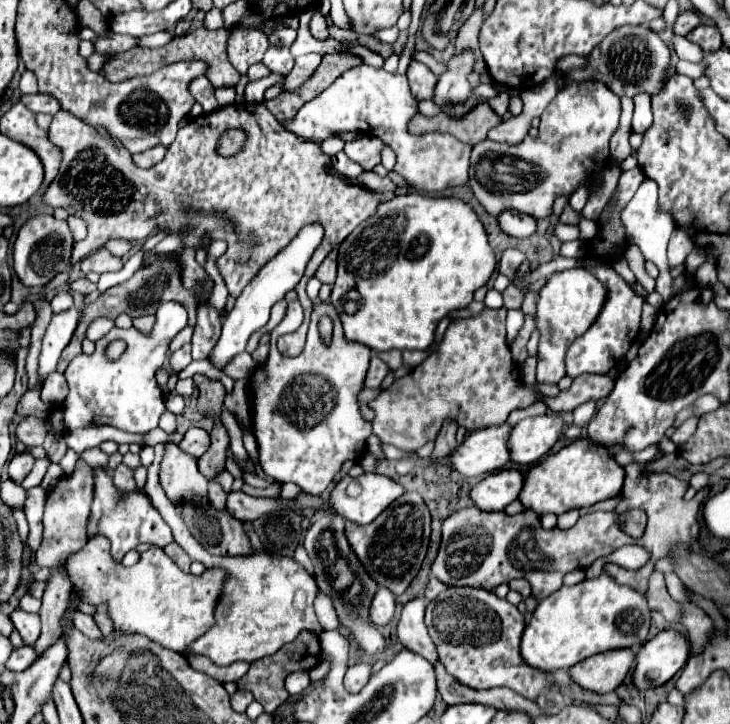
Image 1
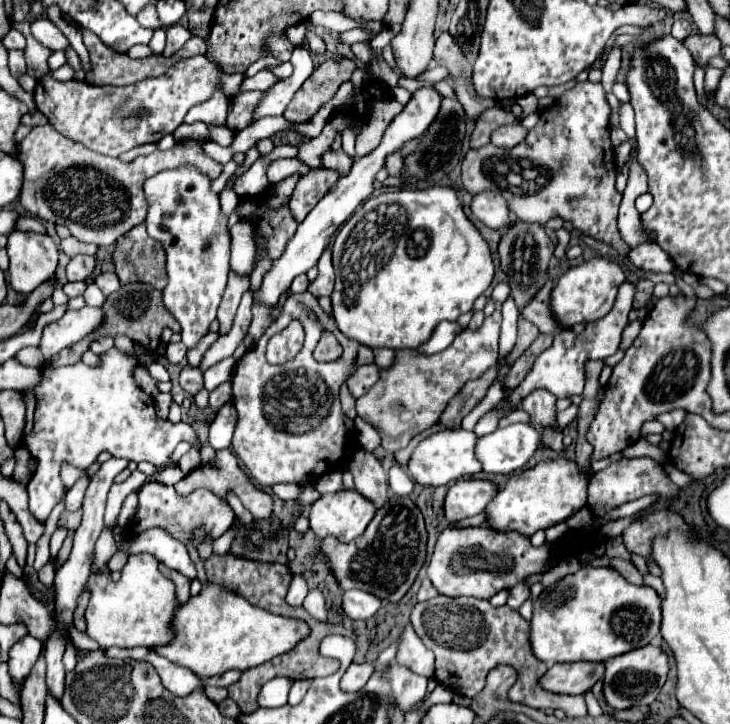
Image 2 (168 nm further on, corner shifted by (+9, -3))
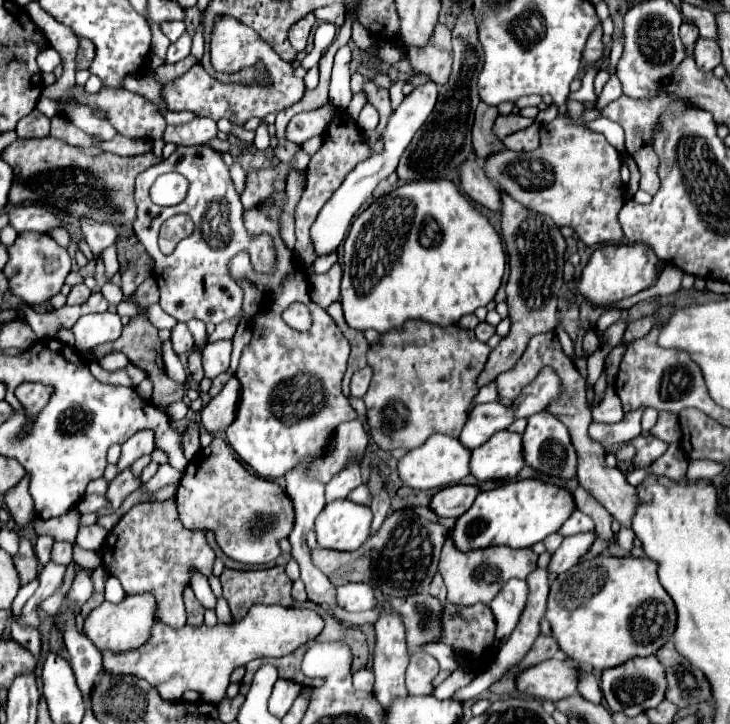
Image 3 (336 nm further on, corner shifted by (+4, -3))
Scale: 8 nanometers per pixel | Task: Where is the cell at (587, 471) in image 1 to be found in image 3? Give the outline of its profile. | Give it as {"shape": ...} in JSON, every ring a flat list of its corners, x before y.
{"shape":[[521,480,497,486,493,490,481,492,473,506,455,520,449,538,453,546,461,552,489,548,489,546,509,546,509,548,531,548,543,542,549,534,557,532,561,524,571,516,575,508,573,496,553,484,539,480]]}

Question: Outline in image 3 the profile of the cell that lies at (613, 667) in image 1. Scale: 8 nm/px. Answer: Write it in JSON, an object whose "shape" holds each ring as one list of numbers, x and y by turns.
{"shape":[[551,658,521,670,515,676,515,686,527,696,557,702,575,694,577,670,581,668,573,660]]}

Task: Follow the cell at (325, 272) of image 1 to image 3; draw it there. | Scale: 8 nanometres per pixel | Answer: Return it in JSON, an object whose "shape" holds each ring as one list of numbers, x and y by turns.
{"shape":[[333,264,333,268,325,274,311,276,311,300,323,308,329,308,333,302,341,298,341,266]]}

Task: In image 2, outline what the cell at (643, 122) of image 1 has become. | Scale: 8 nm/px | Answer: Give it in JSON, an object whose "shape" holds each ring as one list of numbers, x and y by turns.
{"shape":[[618,76,616,78,616,84,614,84,614,96,620,100,620,102,630,102,630,92,626,88,626,82,624,82,624,76]]}

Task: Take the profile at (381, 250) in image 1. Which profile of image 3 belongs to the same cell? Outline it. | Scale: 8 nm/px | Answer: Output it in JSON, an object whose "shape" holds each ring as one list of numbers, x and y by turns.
{"shape":[[415,180,415,182,407,182,405,186,399,186,397,190,393,190,391,194,385,194,385,196,377,198,367,210,363,210,351,222,351,228,349,228,347,238,343,242,341,304,343,304,343,310,345,310,345,320,355,330,363,332,367,328,373,328,379,334,383,334,383,332,387,332,395,326,403,326,405,320,423,320,423,322,439,324,439,326,455,324,461,316,473,314,479,306,487,306,495,298,495,294,501,286,503,272,505,272,505,262,507,262,507,258,505,258,501,236,495,232,495,228,489,224,489,220,471,204,471,200,459,192,459,188,451,180]]}

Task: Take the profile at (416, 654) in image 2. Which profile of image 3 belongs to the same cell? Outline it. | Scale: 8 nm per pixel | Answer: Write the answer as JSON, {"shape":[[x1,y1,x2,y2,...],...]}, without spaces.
{"shape":[[423,650,415,652,407,666,407,692,409,694,431,694,433,678,439,674,439,662,425,654]]}

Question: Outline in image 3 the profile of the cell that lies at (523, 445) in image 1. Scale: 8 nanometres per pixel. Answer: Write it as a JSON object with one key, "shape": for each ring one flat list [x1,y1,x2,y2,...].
{"shape":[[501,430,471,452,471,474,479,480,513,480,523,462,521,436]]}

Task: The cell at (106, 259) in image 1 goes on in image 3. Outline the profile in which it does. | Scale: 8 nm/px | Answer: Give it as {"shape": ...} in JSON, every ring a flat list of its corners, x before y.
{"shape":[[111,282,103,284,101,294,103,294,103,298,105,298,111,306,117,306,117,304,123,300,123,292,121,292,121,288,115,286,115,284,111,284]]}

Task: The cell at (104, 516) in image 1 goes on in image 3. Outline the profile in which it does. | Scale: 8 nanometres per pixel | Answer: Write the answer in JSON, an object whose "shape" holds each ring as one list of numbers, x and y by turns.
{"shape":[[191,574,191,588,193,588,193,592,195,592,195,596,197,596,197,600,201,602,201,606,203,608,209,608,209,610,213,610,215,608,215,604,217,604,217,598,215,598,215,594,211,592,211,588,209,588,209,582,201,576,201,574]]}

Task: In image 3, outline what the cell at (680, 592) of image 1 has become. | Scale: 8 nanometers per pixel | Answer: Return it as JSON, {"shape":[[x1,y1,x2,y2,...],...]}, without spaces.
{"shape":[[621,526,621,530,619,530,617,536,619,536,619,538,617,538,617,544,619,544,623,550,631,550,631,548,633,548,633,538,635,538,635,534,633,534,631,528]]}

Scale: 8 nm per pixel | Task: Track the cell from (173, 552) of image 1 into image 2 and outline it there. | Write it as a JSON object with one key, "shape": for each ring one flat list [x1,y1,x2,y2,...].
{"shape":[[160,566,160,572,176,584,176,596,178,596,178,602,184,604,184,602,190,598,190,580,186,580,182,574,178,574,176,570,170,570,170,568,166,568,166,566]]}

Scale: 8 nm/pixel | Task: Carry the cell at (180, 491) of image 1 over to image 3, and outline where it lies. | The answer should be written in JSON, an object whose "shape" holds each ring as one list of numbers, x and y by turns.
{"shape":[[175,500,167,502,145,502,137,504,125,514,115,530,111,530,101,548,101,560,105,570,119,578,123,590,127,594,151,594,157,602,155,620,171,626,185,626,185,606,183,606,183,590,191,582,191,570,199,570,205,578,213,572,215,552,205,540,205,532,187,530,177,516]]}

